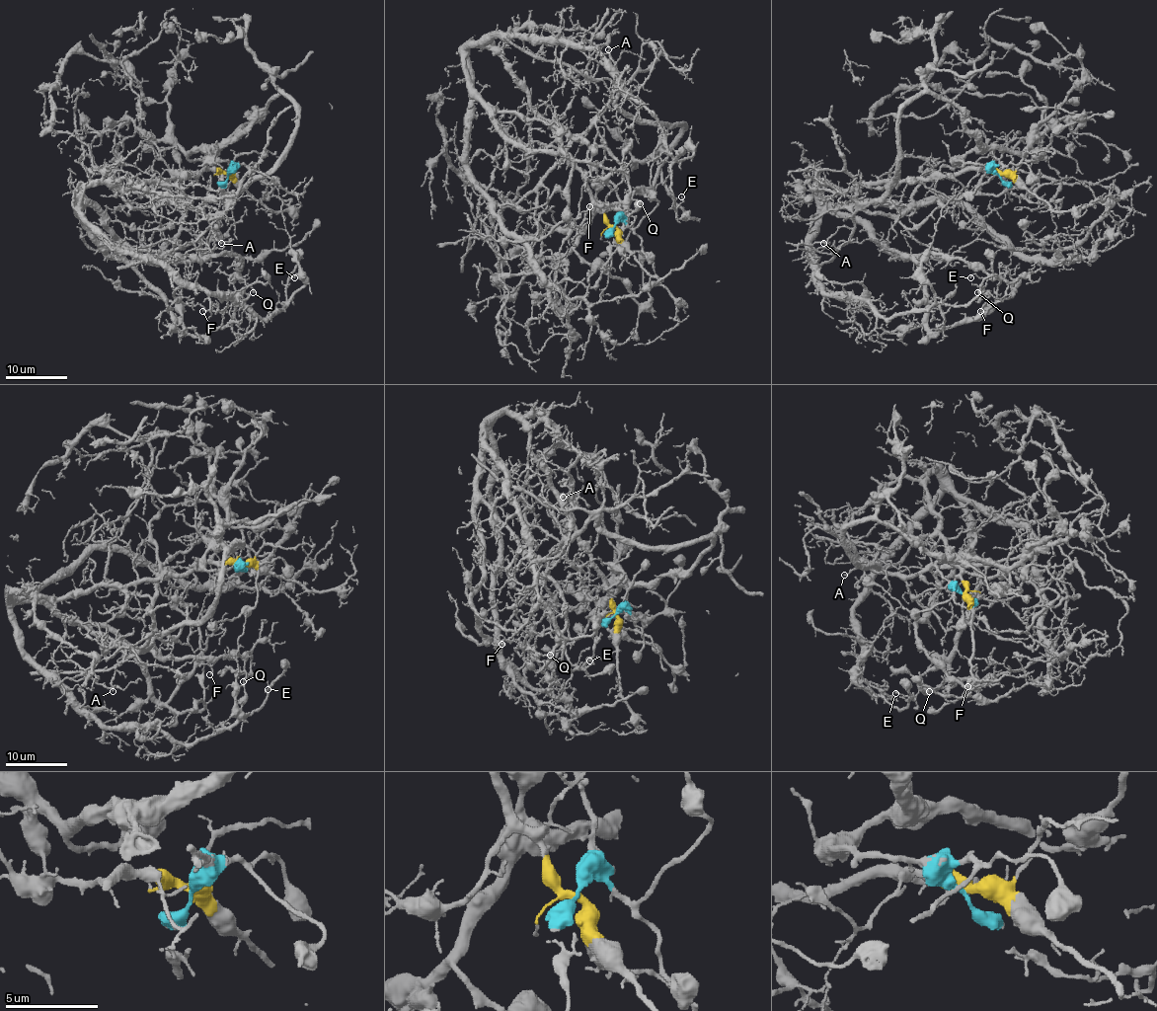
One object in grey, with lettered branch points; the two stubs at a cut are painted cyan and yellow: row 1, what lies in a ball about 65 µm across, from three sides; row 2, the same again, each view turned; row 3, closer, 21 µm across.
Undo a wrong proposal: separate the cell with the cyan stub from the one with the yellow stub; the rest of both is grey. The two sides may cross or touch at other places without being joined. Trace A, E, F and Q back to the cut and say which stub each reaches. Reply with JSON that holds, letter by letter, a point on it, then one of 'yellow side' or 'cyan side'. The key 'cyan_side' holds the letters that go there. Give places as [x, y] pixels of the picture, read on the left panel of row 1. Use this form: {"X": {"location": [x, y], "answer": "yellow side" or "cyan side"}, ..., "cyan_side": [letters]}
{"A": {"location": [221, 243], "answer": "cyan side"}, "E": {"location": [294, 277], "answer": "yellow side"}, "F": {"location": [202, 311], "answer": "yellow side"}, "Q": {"location": [253, 292], "answer": "yellow side"}, "cyan_side": ["A"]}

